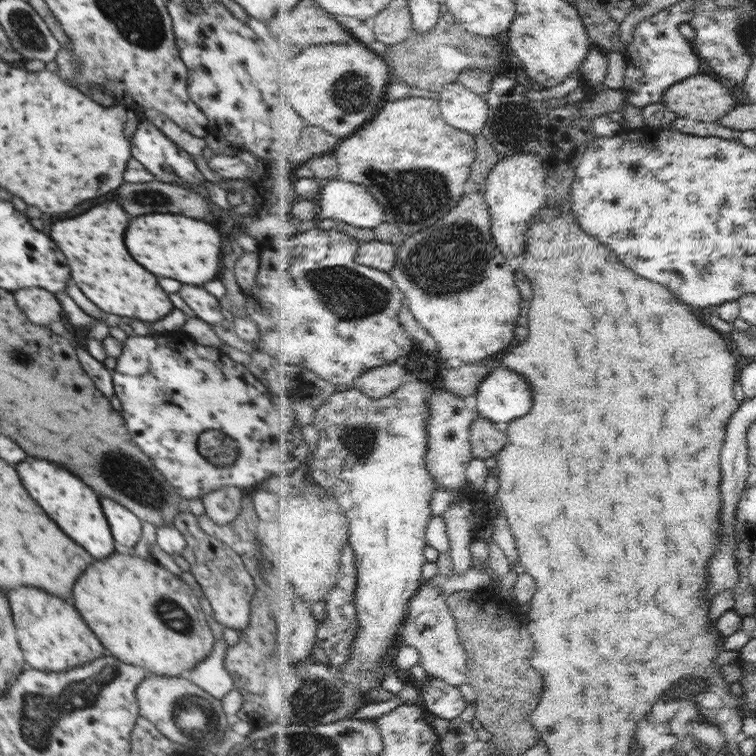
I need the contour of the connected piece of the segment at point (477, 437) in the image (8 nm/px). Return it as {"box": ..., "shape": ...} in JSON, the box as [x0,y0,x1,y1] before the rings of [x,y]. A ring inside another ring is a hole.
{"box":[472,418,510,458],"shape":[[[490,418],[477,419],[472,432],[475,458],[497,457],[510,444],[509,433],[498,430]]]}

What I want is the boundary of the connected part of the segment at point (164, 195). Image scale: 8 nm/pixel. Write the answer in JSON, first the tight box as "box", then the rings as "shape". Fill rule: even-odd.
{"box":[106,182,210,218],"shape":[[[164,182],[124,184],[110,192],[106,198],[118,202],[132,216],[168,212],[188,214],[188,218],[206,218],[206,214],[210,214],[210,206],[200,194]]]}

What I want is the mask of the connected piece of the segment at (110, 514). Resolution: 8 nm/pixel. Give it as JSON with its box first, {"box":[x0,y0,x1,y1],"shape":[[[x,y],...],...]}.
{"box":[100,498,143,547],"shape":[[[100,498],[100,502],[113,539],[126,547],[134,547],[143,535],[140,518],[110,498]]]}

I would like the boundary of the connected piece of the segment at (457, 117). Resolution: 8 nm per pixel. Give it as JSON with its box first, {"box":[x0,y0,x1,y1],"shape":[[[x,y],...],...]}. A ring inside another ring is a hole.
{"box":[439,80,491,136],"shape":[[[459,80],[444,86],[439,101],[452,126],[475,136],[483,134],[491,113],[490,103],[483,96]]]}

